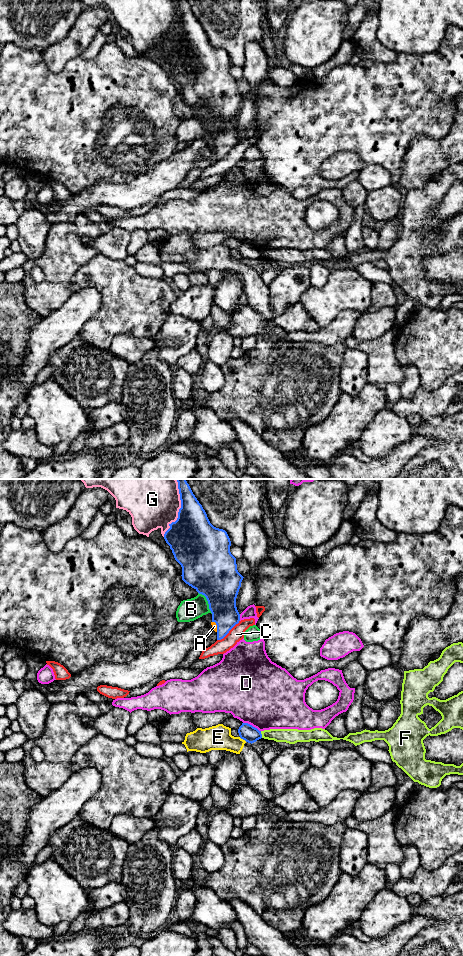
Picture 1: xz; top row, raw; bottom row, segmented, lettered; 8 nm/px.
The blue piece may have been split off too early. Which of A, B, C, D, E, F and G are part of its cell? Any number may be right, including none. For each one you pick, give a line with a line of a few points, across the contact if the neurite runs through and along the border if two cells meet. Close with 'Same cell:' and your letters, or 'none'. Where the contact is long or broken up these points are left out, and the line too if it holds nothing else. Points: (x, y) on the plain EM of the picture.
Same cell: A

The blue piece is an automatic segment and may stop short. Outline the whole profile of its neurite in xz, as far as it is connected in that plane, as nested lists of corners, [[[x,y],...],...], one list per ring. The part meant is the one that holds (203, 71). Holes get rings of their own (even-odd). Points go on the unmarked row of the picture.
[[[187,1],[177,2],[181,28],[177,40],[169,44],[164,59],[182,87],[182,100],[206,117],[212,133],[212,149],[217,153],[217,160],[221,160],[240,141],[236,118],[244,97],[238,92],[236,78],[230,72],[231,61],[227,52],[210,43]]]

